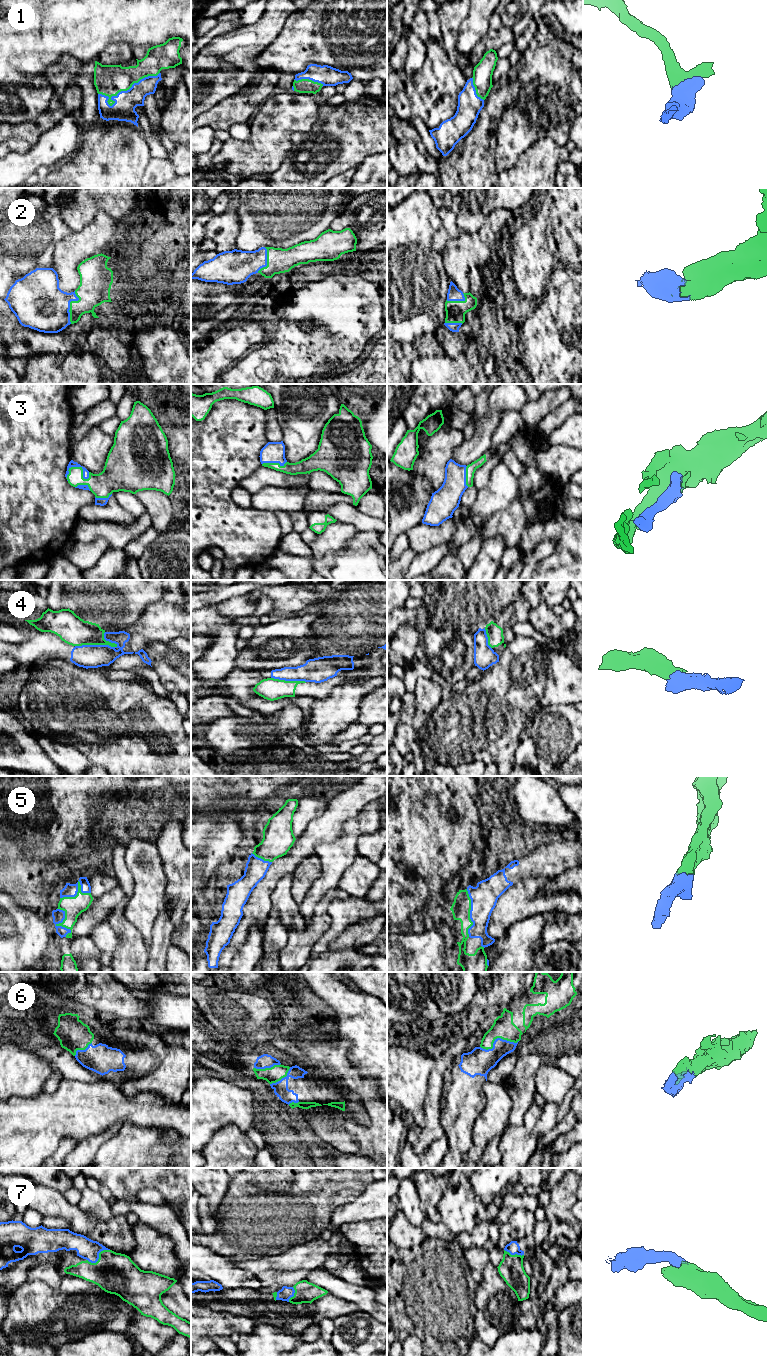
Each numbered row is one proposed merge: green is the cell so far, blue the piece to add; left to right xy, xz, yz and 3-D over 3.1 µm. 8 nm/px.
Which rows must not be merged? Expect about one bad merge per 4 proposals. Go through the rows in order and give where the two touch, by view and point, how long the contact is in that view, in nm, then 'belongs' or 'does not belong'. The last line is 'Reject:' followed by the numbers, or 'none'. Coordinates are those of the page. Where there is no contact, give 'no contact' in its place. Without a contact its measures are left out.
1: contact xy (128, 89); length 550 nm; belongs
2: contact xy (70, 305); length 260 nm; belongs
3: contact xy (79, 467); length 200 nm; belongs
4: contact xy (96, 644); length 340 nm; does not belong
5: contact xy (78, 889); length 260 nm; belongs
6: contact yz (497, 1037); length 320 nm; belongs
7: contact xy (99, 1257); length 220 nm; belongs
Reject: 4

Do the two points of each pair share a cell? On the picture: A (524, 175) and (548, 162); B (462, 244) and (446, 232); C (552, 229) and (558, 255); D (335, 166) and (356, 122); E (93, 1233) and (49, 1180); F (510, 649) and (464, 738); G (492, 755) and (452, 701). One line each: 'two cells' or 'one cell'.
A: one cell
B: two cells
C: two cells
D: one cell
E: two cells
F: one cell
G: one cell

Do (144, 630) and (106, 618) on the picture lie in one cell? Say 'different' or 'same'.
different

